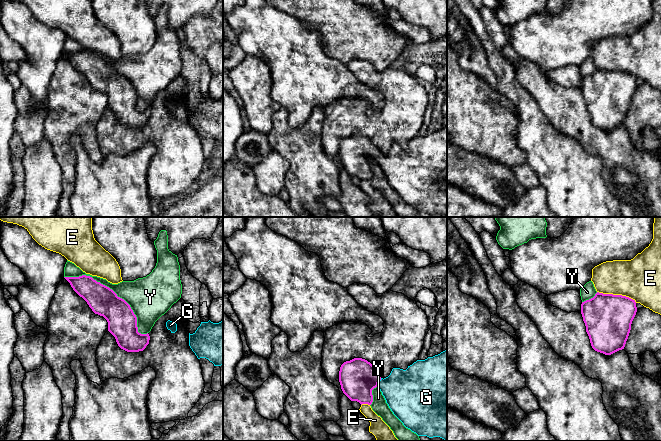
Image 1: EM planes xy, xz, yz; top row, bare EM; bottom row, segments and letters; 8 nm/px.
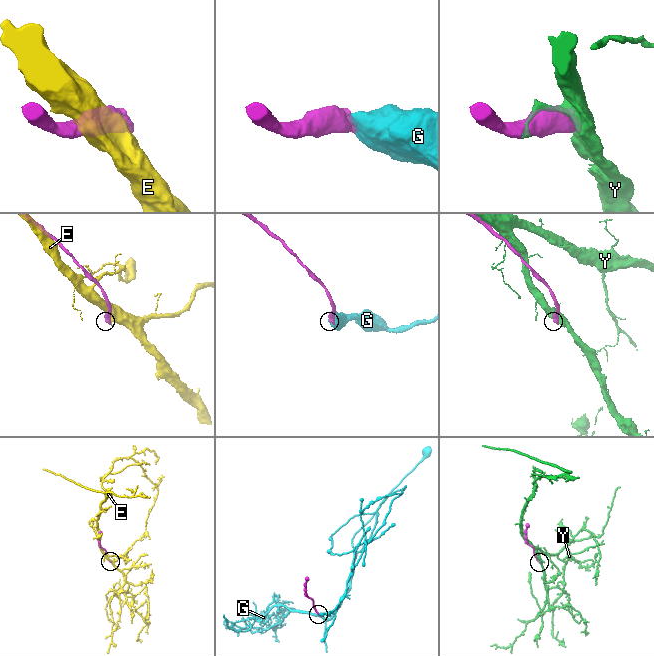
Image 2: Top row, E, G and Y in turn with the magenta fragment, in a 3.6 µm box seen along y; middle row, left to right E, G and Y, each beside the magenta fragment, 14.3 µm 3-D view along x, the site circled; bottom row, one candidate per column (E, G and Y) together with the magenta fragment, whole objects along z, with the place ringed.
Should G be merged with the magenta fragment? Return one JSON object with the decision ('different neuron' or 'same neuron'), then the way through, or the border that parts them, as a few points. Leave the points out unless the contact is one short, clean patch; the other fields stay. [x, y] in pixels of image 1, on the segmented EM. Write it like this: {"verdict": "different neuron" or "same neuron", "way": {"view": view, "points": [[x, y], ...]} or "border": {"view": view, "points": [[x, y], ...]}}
{"verdict": "same neuron", "way": {"view": "xz", "points": [[357, 377], [372, 379], [378, 382], [407, 392]]}}

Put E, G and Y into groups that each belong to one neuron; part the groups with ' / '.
E / G / Y

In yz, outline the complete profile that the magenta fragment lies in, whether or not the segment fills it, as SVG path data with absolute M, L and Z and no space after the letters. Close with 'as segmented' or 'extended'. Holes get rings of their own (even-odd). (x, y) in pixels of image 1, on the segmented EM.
M597 292L593 298L582 302L581 314L592 348L605 355L624 349L636 312L635 300L622 295Z; as segmented

